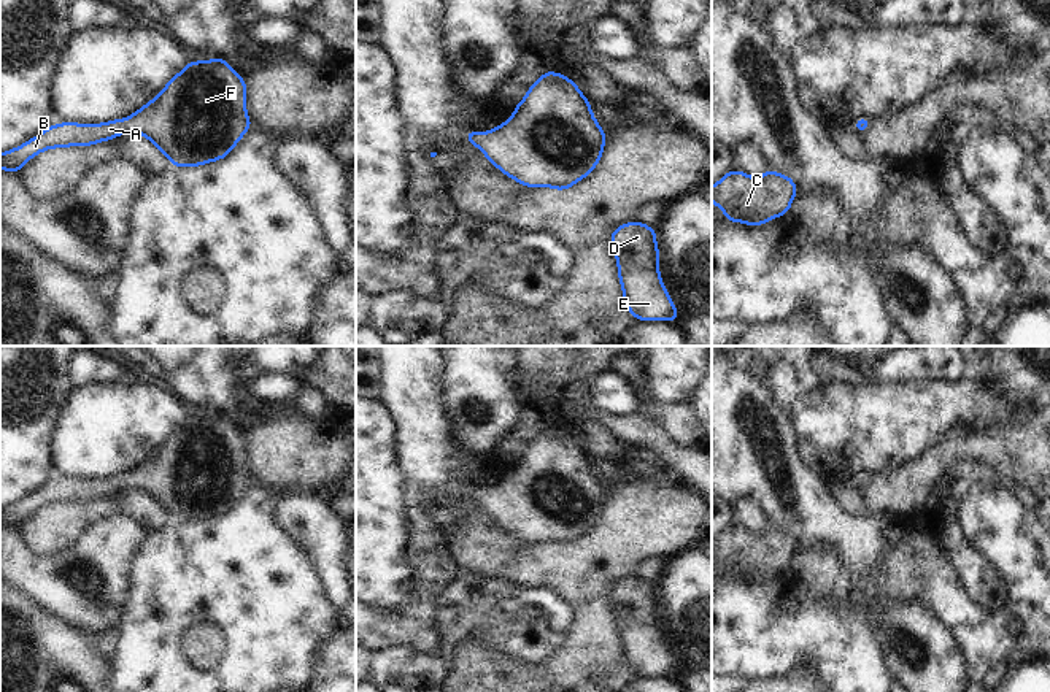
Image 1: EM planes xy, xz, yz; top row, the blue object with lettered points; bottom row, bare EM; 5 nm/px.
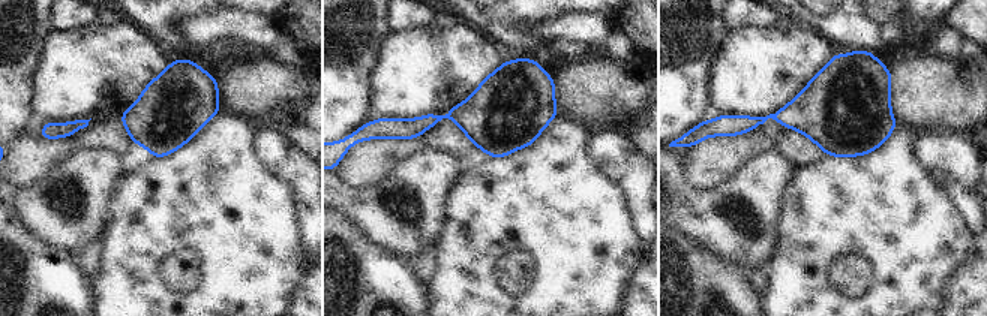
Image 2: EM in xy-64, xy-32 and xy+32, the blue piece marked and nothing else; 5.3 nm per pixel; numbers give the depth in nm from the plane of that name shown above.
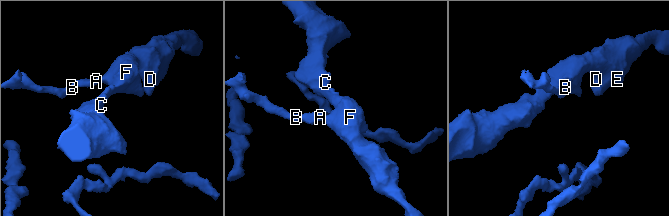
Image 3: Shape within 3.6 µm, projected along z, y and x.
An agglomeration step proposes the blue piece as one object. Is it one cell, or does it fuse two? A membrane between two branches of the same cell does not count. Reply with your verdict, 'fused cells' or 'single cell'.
single cell

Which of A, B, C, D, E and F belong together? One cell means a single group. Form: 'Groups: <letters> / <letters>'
Groups: A B C D E F.

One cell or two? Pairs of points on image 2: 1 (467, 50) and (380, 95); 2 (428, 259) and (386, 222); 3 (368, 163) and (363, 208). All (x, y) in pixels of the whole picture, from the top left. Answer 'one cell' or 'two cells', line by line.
1: one cell
2: two cells
3: two cells

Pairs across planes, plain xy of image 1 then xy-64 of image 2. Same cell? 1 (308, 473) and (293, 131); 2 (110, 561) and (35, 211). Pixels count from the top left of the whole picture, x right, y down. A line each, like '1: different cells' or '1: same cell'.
1: different cells
2: same cell

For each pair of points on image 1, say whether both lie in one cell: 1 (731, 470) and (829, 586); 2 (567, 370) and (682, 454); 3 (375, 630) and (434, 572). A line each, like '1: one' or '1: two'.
1: two
2: one
3: one

